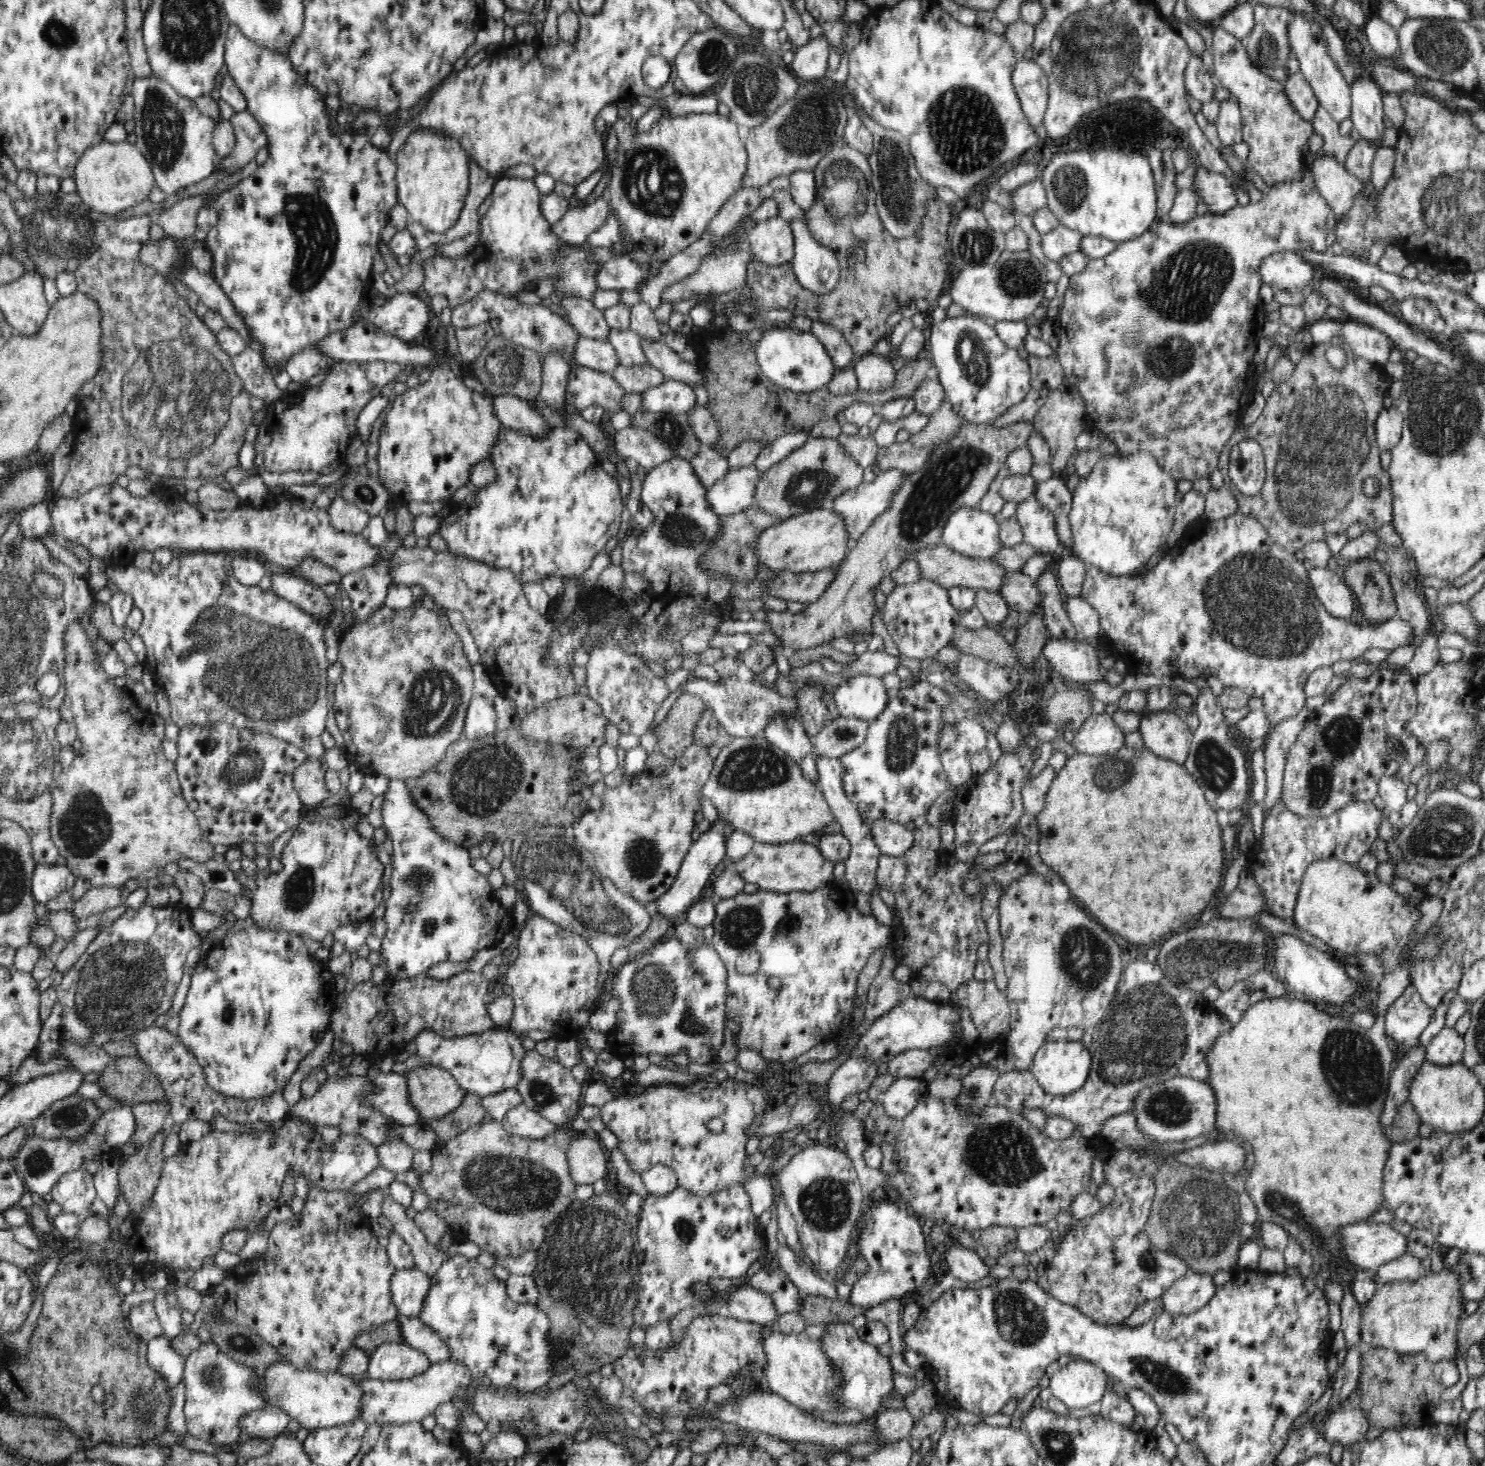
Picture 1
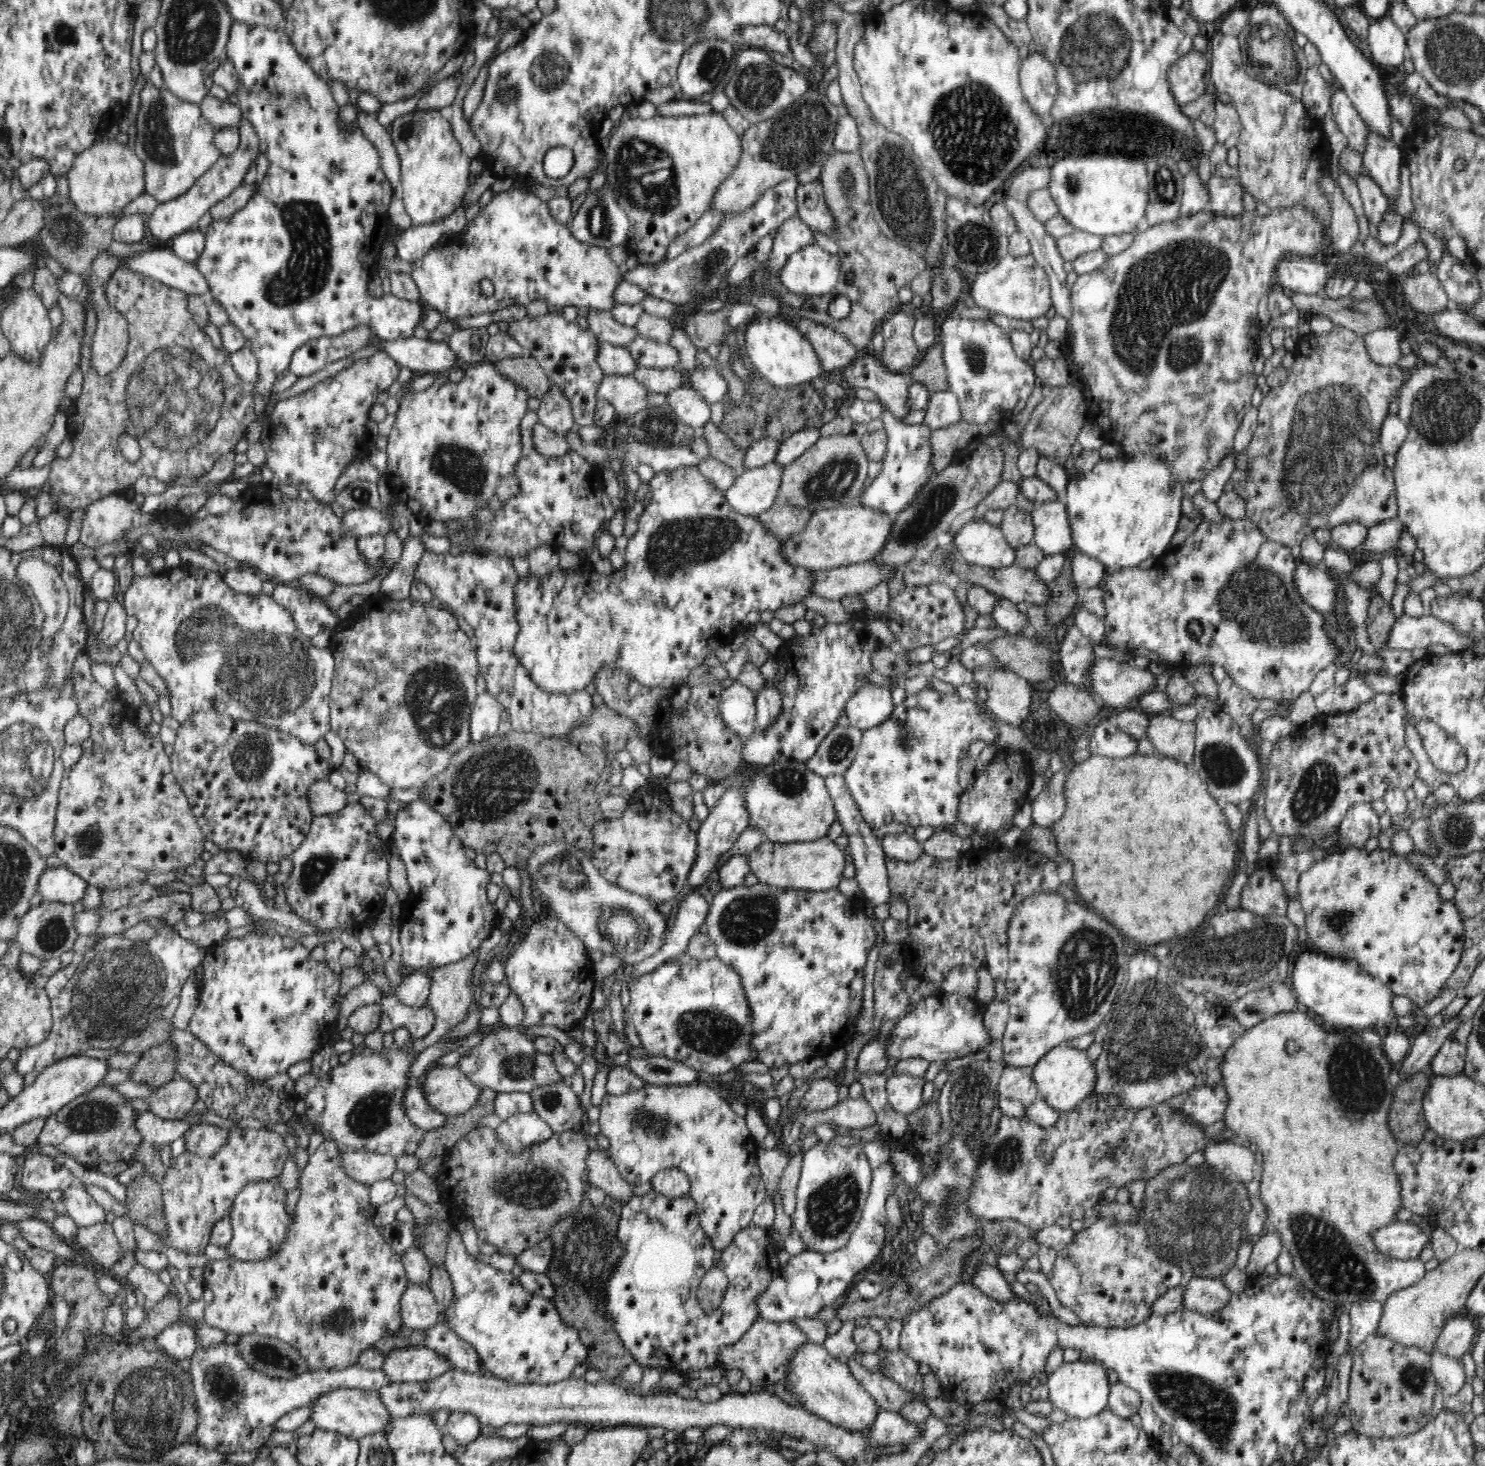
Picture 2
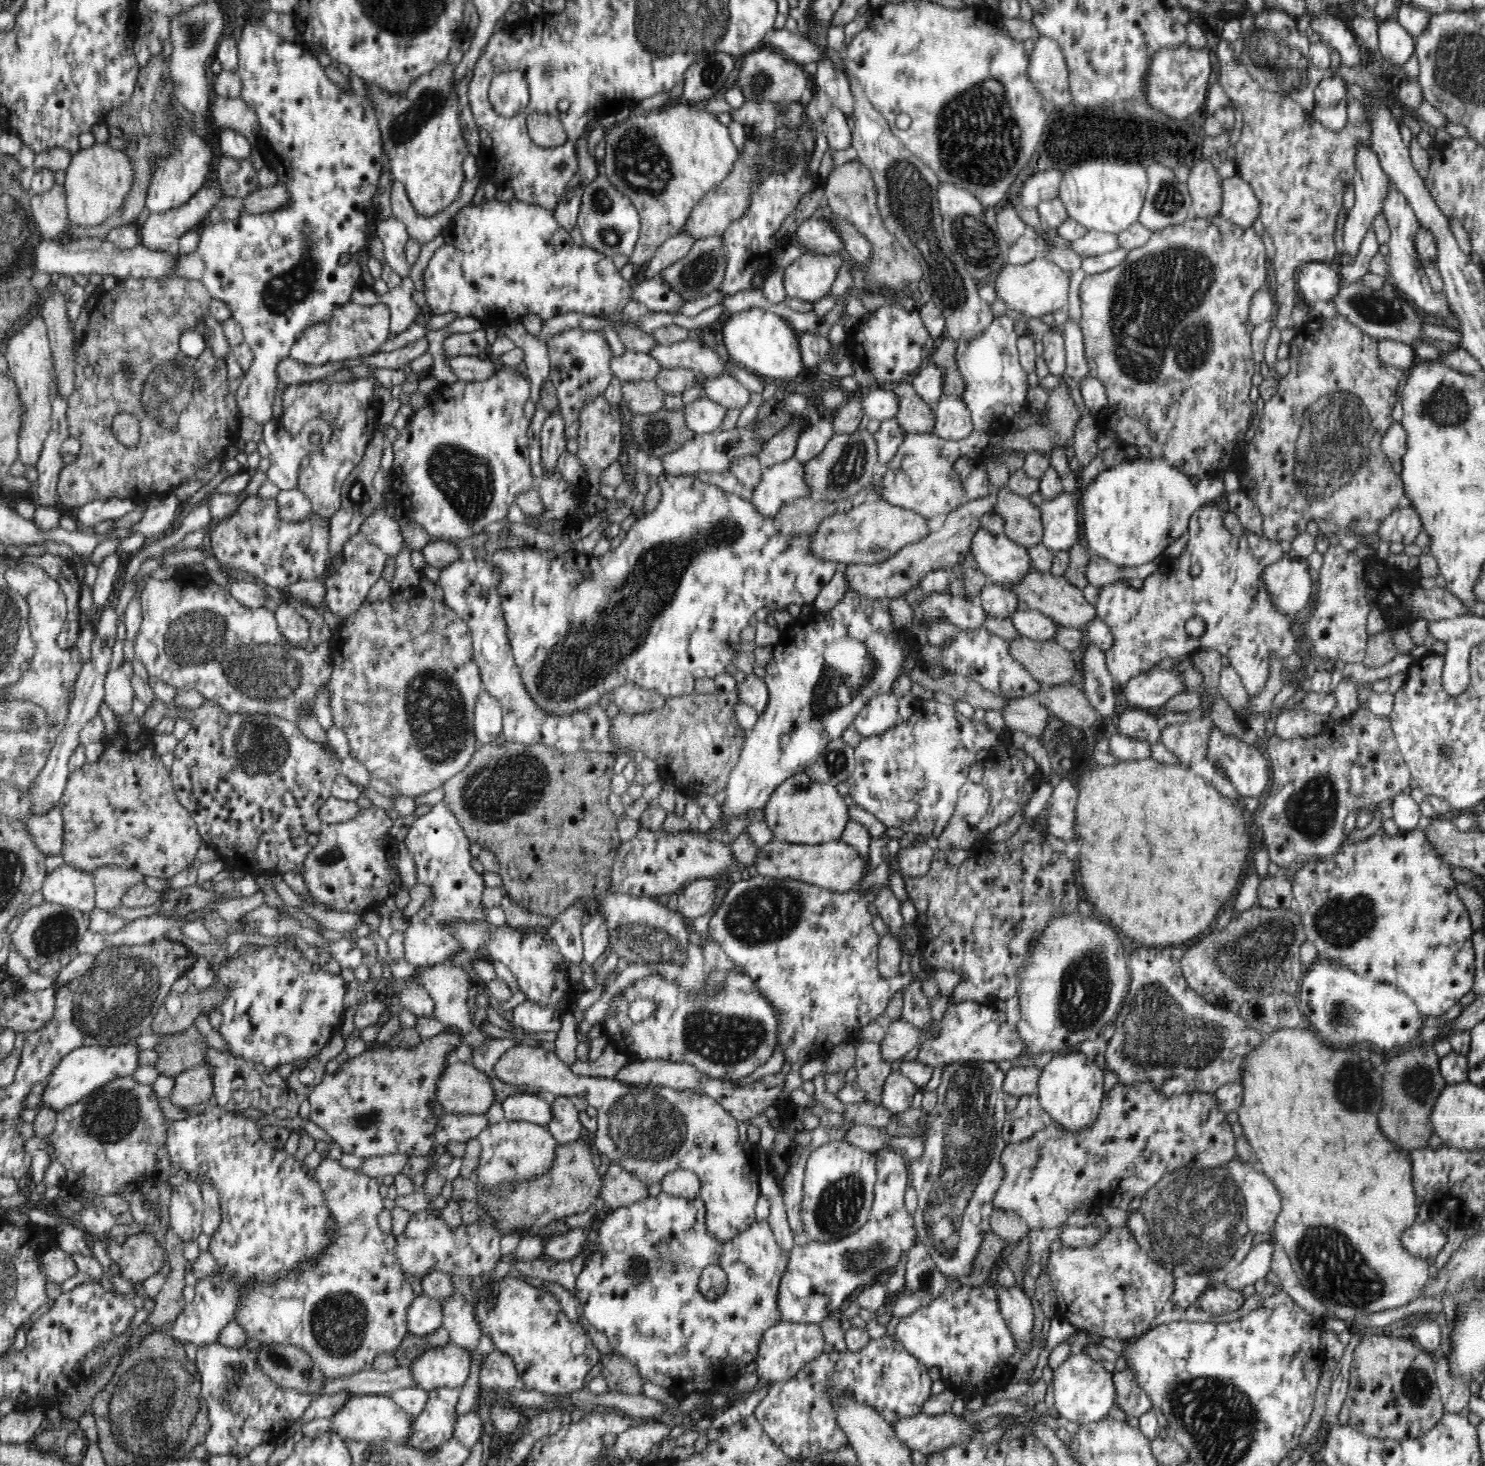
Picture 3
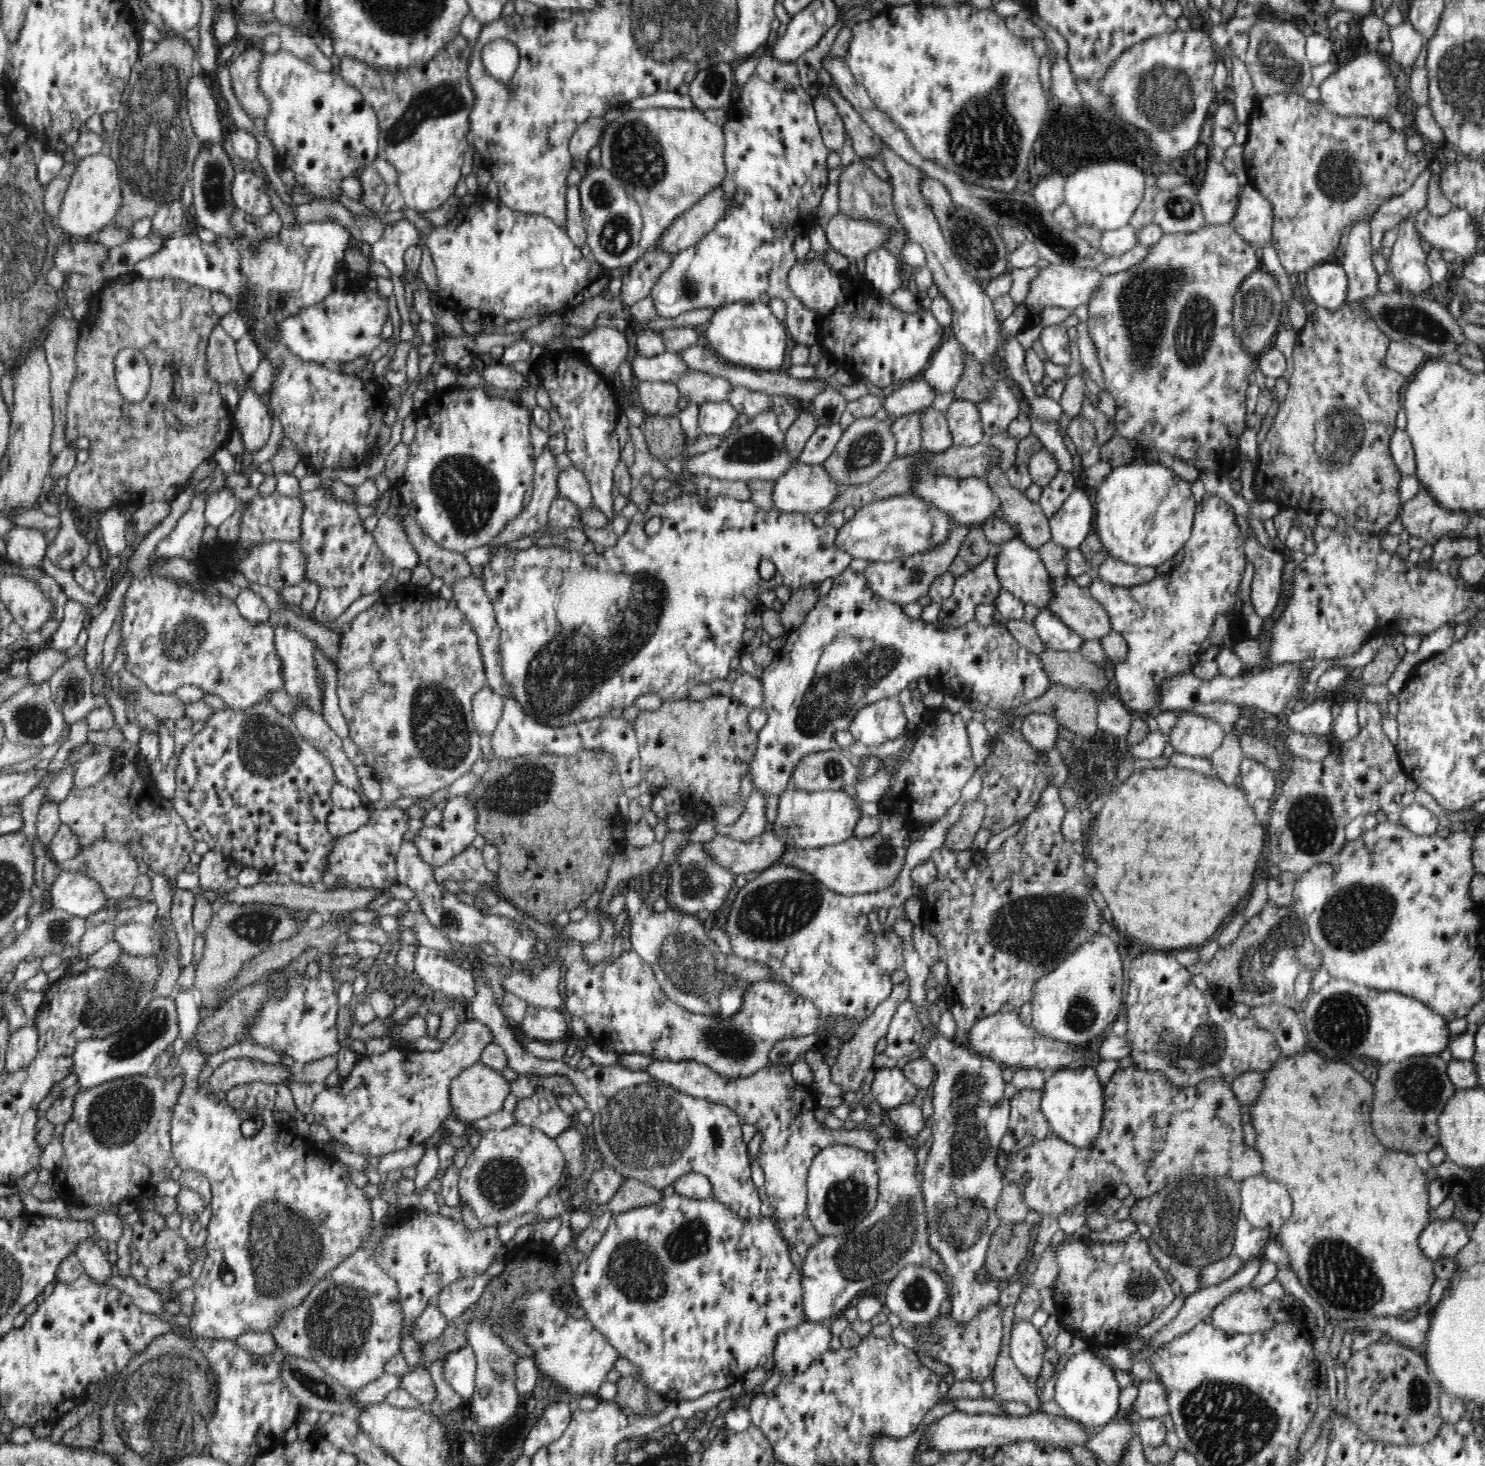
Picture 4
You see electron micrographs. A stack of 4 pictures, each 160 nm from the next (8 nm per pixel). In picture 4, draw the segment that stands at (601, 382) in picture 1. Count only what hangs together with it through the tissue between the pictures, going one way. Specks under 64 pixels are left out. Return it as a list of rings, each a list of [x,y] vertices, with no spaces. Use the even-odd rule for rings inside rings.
[[[642,381],[638,387],[640,404],[646,414],[661,414],[677,416],[681,411],[678,408],[678,398],[681,394],[678,392],[677,384],[666,382]]]

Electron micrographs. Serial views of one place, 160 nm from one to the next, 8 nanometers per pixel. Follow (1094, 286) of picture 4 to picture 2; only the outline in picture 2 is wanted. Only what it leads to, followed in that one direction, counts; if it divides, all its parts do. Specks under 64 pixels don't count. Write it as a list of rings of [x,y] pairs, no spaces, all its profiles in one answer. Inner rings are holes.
[[[1030,253],[1020,257],[1007,254],[992,270],[982,268],[971,286],[971,296],[978,307],[1004,315],[1008,319],[1032,320],[1045,316],[1053,306],[1049,277]]]

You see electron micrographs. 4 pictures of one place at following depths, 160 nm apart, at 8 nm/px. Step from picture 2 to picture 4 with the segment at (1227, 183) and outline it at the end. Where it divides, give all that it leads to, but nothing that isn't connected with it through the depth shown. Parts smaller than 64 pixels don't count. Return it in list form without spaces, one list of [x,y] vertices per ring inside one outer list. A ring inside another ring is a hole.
[[[1252,184],[1241,187],[1232,225],[1242,239],[1261,251],[1267,244],[1273,242],[1272,203]]]

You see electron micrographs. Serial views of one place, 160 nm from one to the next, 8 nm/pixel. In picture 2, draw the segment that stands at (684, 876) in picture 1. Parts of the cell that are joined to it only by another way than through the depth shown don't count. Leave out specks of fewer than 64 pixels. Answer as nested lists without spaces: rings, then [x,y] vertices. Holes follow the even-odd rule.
[[[728,788],[717,801],[716,806],[709,810],[708,817],[701,822],[696,832],[698,859],[694,863],[694,866],[692,866],[690,876],[686,880],[688,888],[692,888],[693,890],[693,888],[703,884],[712,872],[715,864],[719,862],[720,857],[732,849],[739,836],[749,827],[748,818],[750,818],[750,813],[746,809],[744,795],[743,790],[739,790],[739,788]]]

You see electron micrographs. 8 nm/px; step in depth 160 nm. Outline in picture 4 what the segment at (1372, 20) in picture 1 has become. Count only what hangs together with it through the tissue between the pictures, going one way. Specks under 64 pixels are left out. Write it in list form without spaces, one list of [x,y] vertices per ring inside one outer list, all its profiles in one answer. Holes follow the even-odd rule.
[[[1408,19],[1394,27],[1389,30],[1392,41],[1391,57],[1404,67],[1414,67],[1414,62],[1416,62],[1416,58],[1420,54],[1422,41],[1425,38],[1412,27]]]

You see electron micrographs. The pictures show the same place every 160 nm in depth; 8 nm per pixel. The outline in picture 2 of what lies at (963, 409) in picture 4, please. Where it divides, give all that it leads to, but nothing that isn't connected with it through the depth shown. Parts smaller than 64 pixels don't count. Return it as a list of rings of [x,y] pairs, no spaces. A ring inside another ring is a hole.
[[[950,390],[931,393],[926,406],[923,424],[931,430],[946,428],[950,424],[958,424],[962,421],[962,409],[960,409],[956,395]]]

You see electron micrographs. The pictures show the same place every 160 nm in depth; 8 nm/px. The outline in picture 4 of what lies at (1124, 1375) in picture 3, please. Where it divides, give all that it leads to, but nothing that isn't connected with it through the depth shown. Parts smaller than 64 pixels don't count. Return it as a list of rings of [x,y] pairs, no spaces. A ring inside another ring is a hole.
[[[1139,1380],[1137,1384],[1137,1397],[1133,1404],[1134,1411],[1142,1419],[1162,1418],[1168,1414],[1166,1403],[1166,1389],[1160,1382]]]

